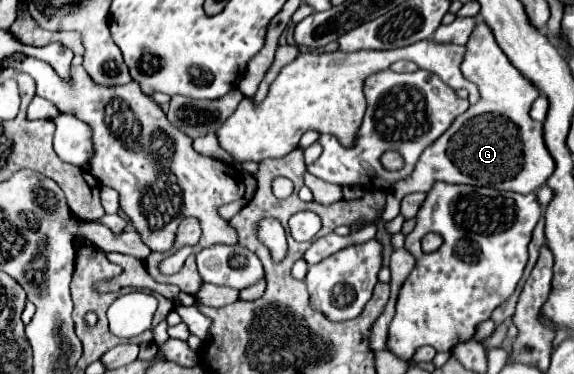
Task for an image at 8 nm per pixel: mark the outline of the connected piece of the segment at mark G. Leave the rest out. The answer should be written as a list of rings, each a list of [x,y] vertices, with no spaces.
[[[478,19],[466,43],[460,69],[464,77],[478,87],[478,103],[456,117],[456,121],[436,141],[436,145],[430,145],[422,153],[410,177],[390,187],[382,221],[390,221],[400,213],[400,201],[406,195],[416,191],[426,193],[434,181],[496,187],[500,191],[526,195],[540,189],[554,171],[554,159],[544,145],[542,125],[528,117],[528,109],[540,93],[536,87],[528,85],[524,77],[520,77],[520,71],[508,61],[504,51],[498,47],[492,29],[482,19]]]

